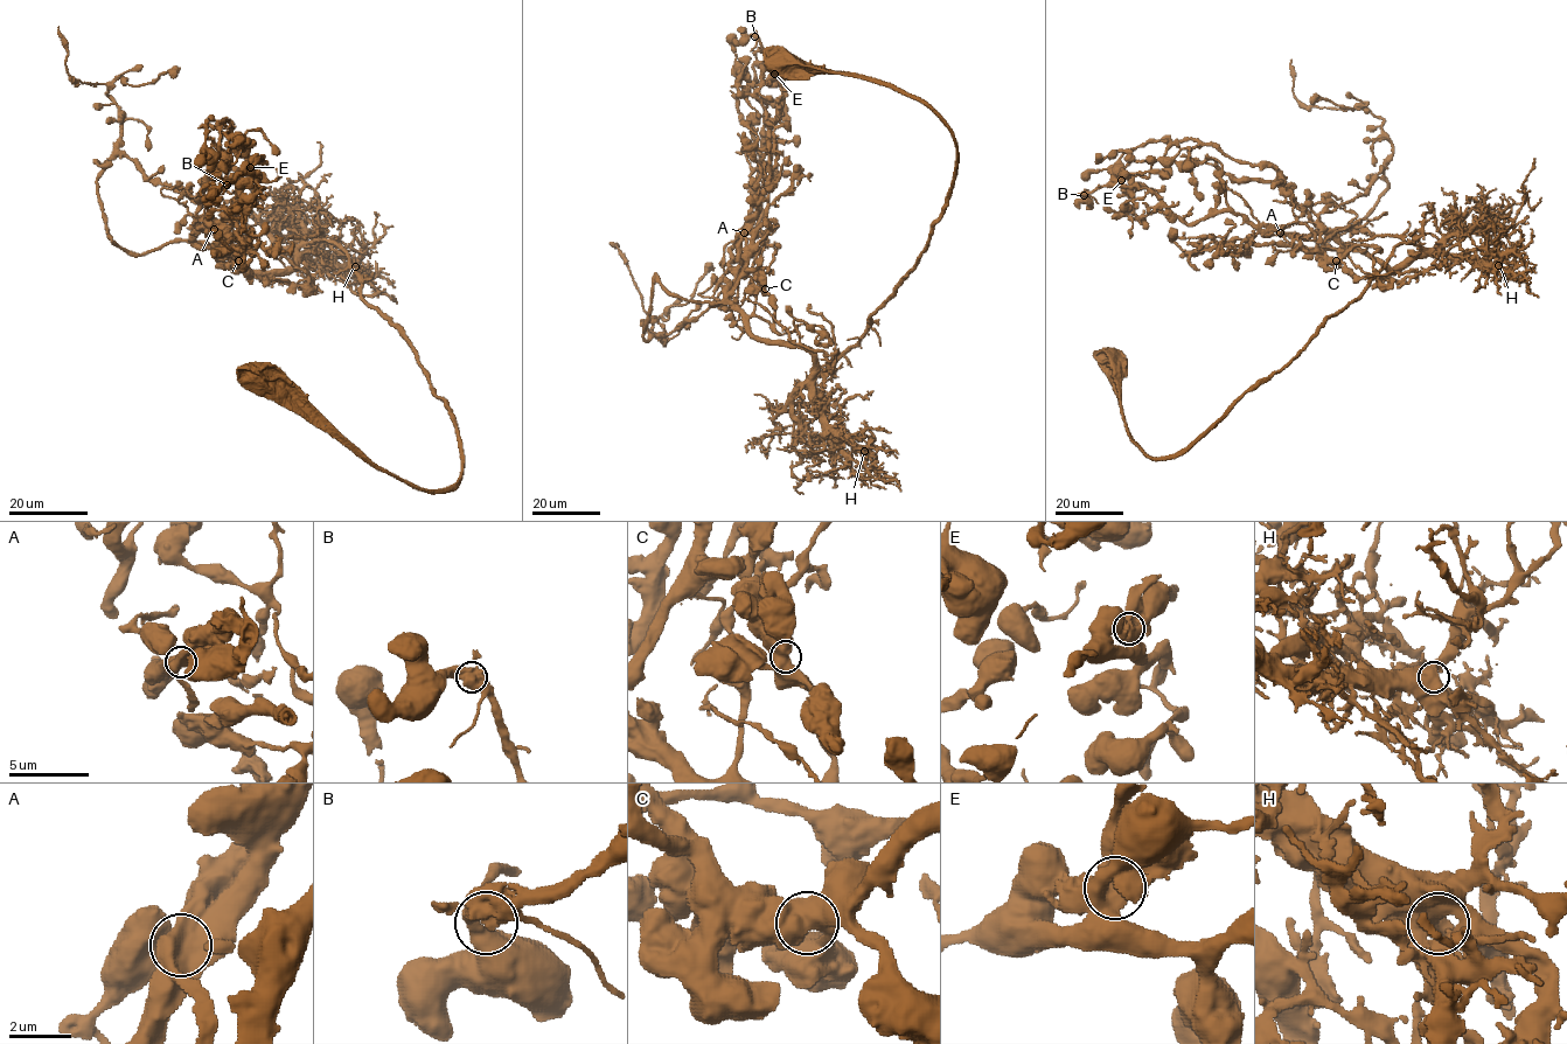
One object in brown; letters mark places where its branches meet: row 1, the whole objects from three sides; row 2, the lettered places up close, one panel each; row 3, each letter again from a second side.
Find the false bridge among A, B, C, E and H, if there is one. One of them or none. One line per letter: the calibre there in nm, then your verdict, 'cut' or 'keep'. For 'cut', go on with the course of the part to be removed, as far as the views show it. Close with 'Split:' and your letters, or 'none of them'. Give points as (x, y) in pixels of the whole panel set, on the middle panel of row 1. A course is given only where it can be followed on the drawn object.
A: calibre 600 nm; keep
B: calibre 650 nm; keep
C: calibre 600 nm; keep
E: calibre 700 nm; keep
H: calibre 650 nm; keep
Split: none of them

